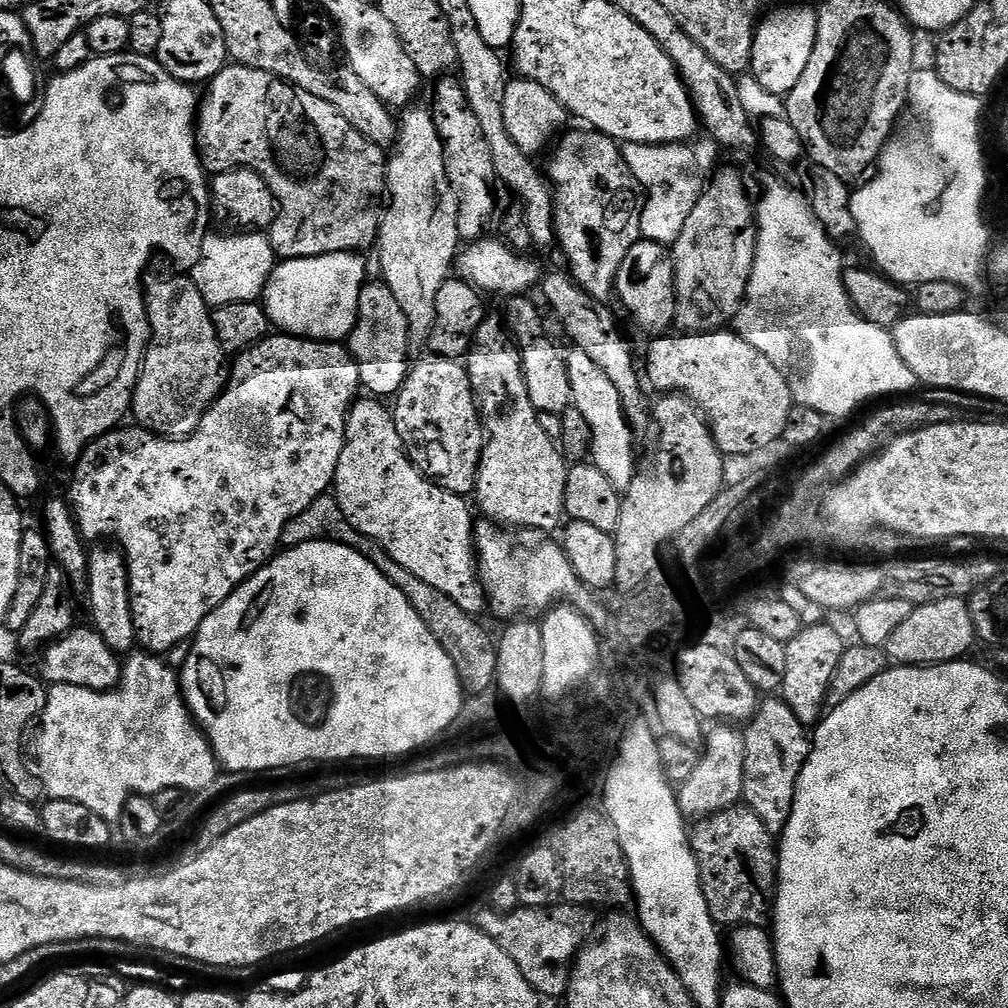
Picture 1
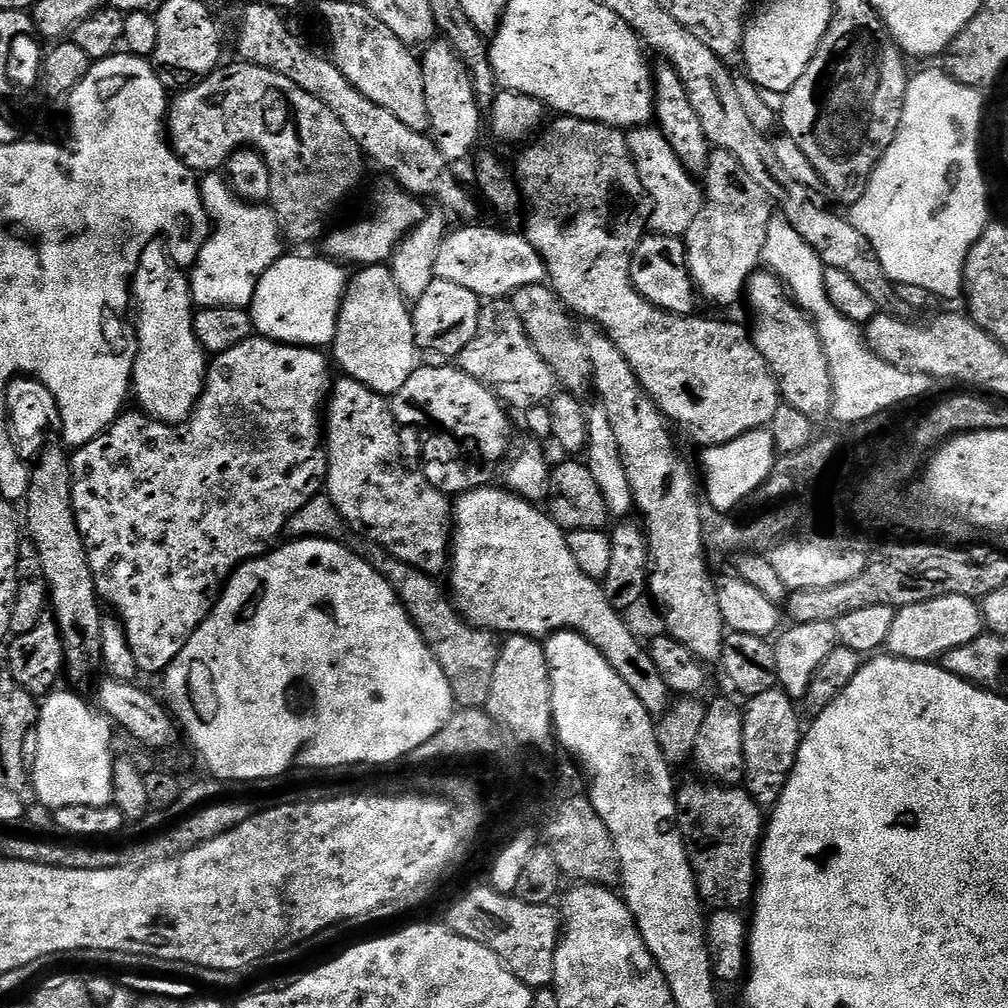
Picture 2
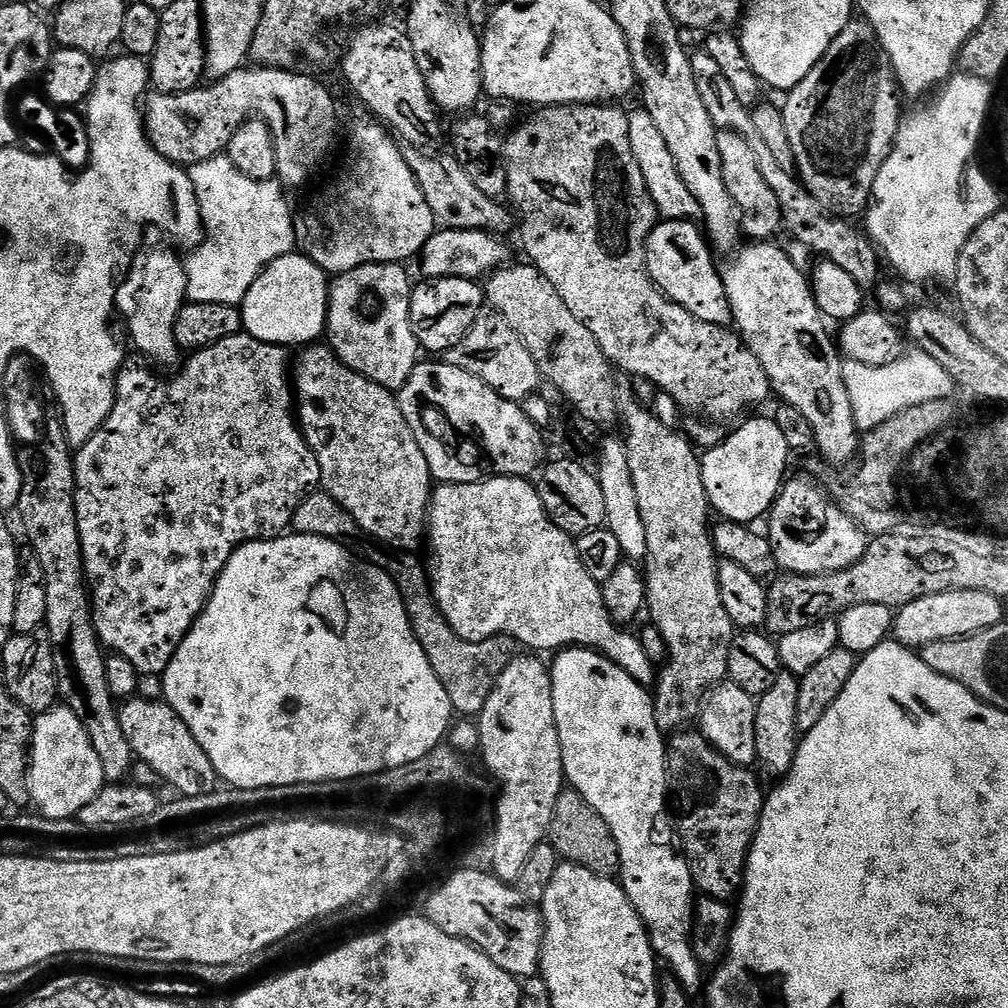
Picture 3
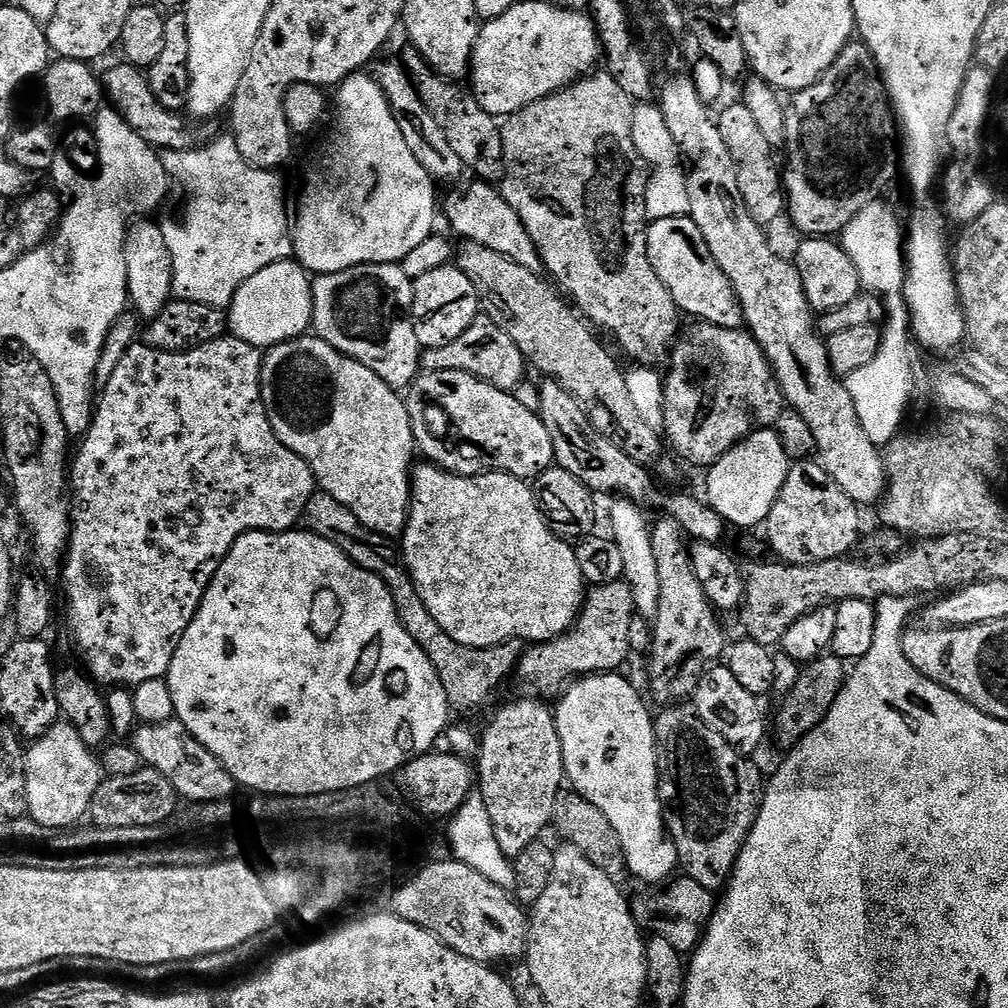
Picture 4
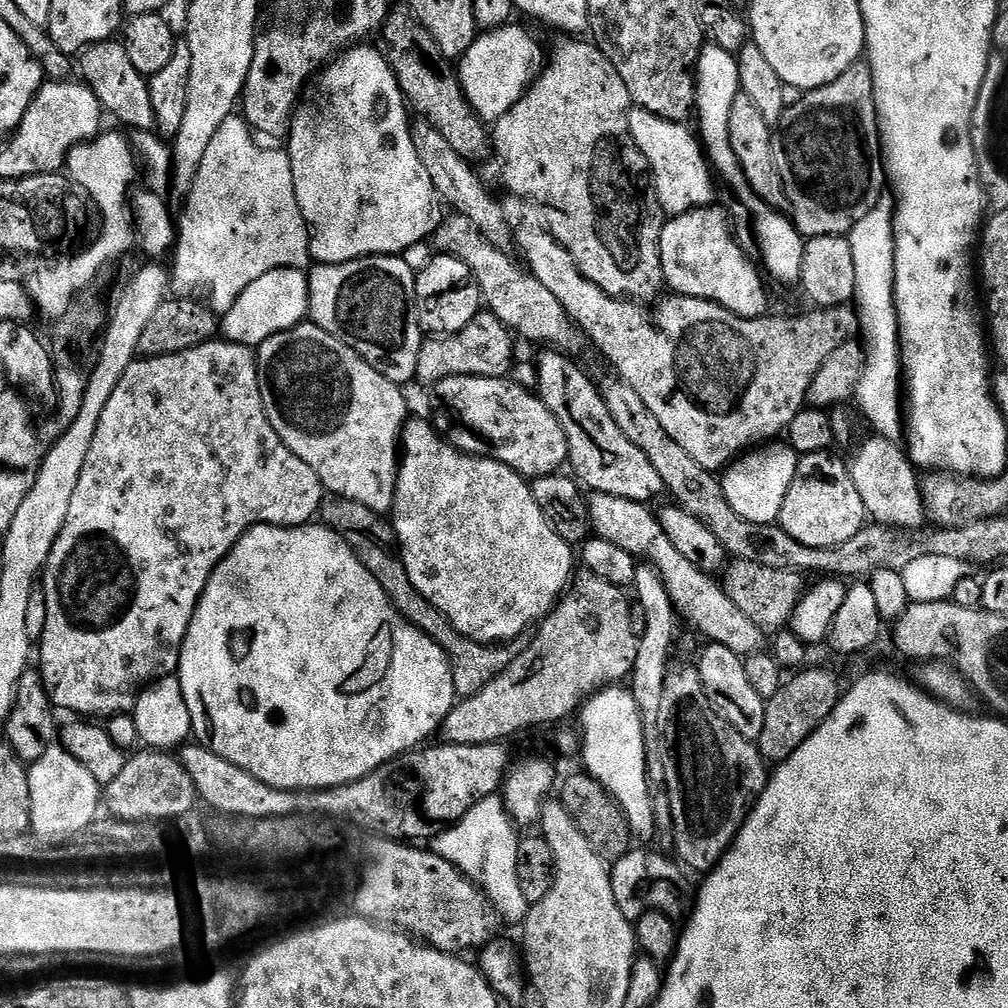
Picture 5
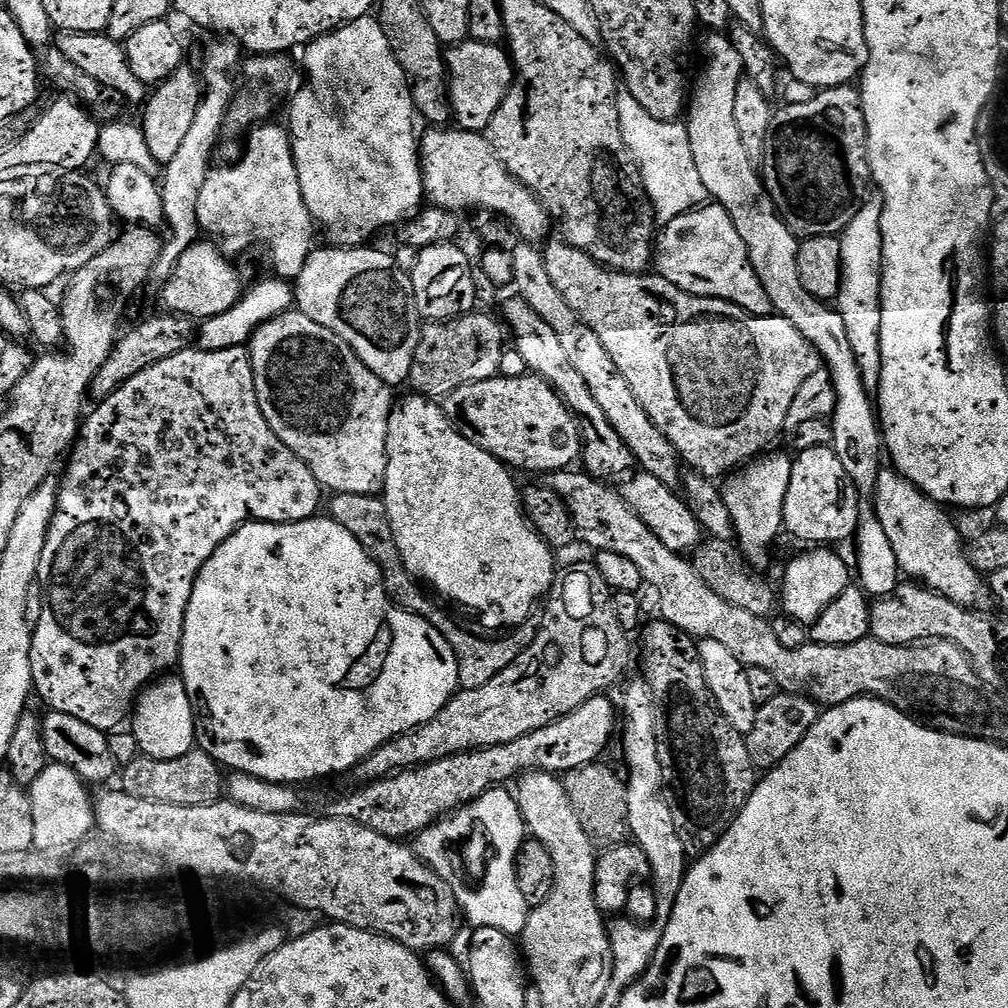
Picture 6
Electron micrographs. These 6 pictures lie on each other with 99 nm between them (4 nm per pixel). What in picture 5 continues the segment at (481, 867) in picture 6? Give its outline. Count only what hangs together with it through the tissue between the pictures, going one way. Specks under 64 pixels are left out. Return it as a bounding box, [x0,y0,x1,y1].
[431,795,530,921]

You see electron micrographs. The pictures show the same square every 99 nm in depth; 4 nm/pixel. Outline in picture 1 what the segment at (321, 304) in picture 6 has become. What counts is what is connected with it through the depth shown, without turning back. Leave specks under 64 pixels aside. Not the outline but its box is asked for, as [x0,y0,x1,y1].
[346,282,410,398]

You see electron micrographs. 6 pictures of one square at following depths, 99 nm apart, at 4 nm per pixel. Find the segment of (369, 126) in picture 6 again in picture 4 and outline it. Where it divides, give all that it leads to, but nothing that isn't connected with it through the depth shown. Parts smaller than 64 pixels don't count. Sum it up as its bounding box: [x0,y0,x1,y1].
[291,72,437,276]

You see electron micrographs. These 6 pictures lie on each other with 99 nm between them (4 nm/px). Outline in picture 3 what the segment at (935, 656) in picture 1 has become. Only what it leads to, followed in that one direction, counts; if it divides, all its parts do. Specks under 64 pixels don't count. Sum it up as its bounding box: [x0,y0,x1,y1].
[891,590,1005,650]

